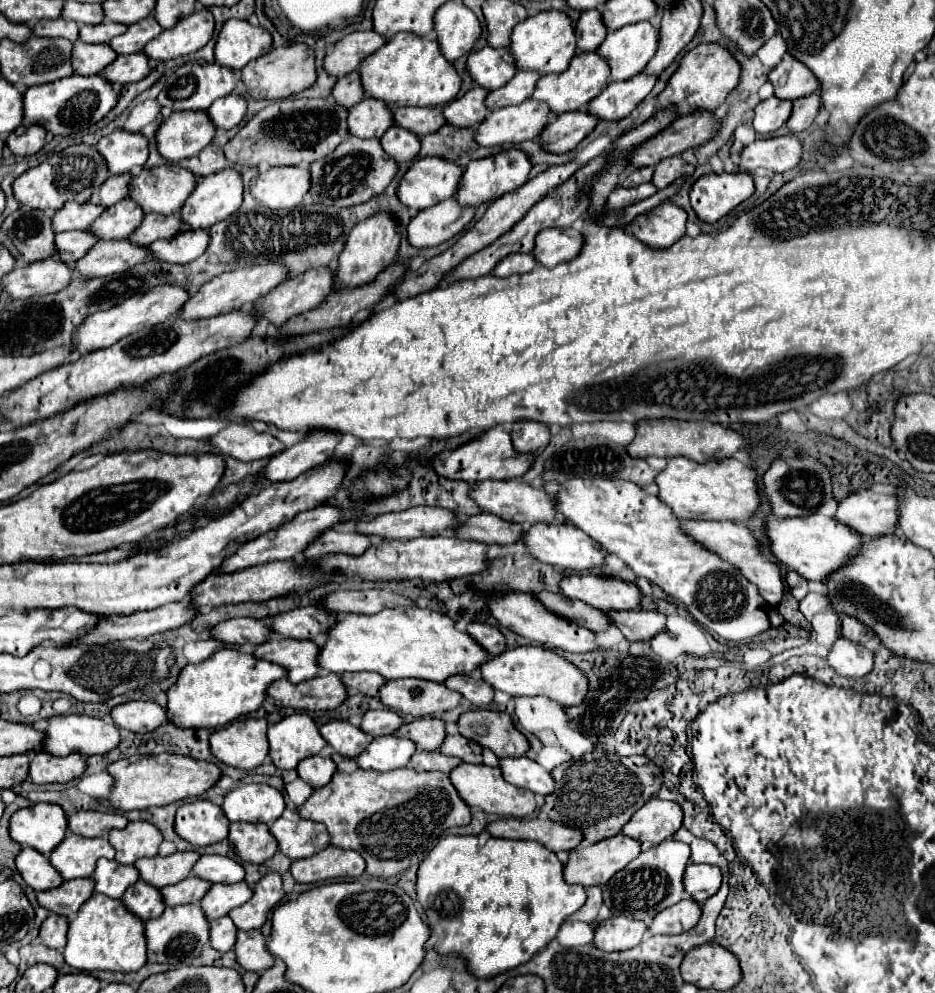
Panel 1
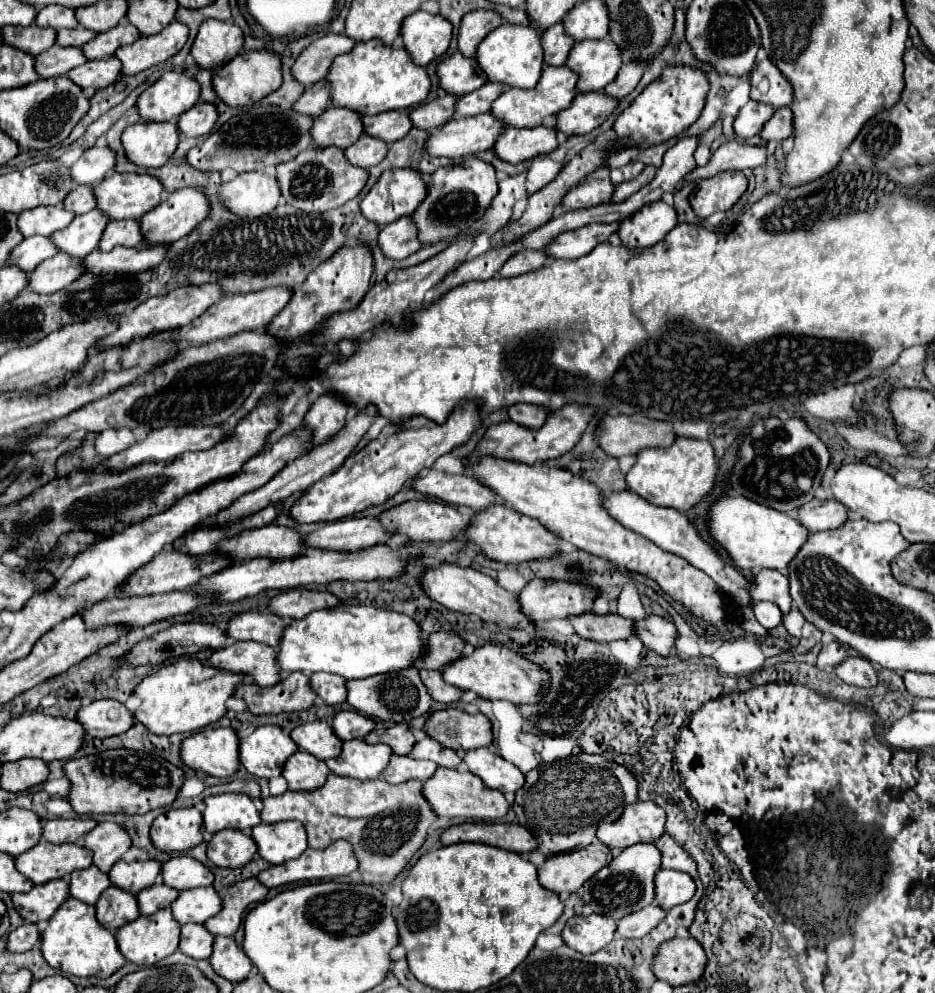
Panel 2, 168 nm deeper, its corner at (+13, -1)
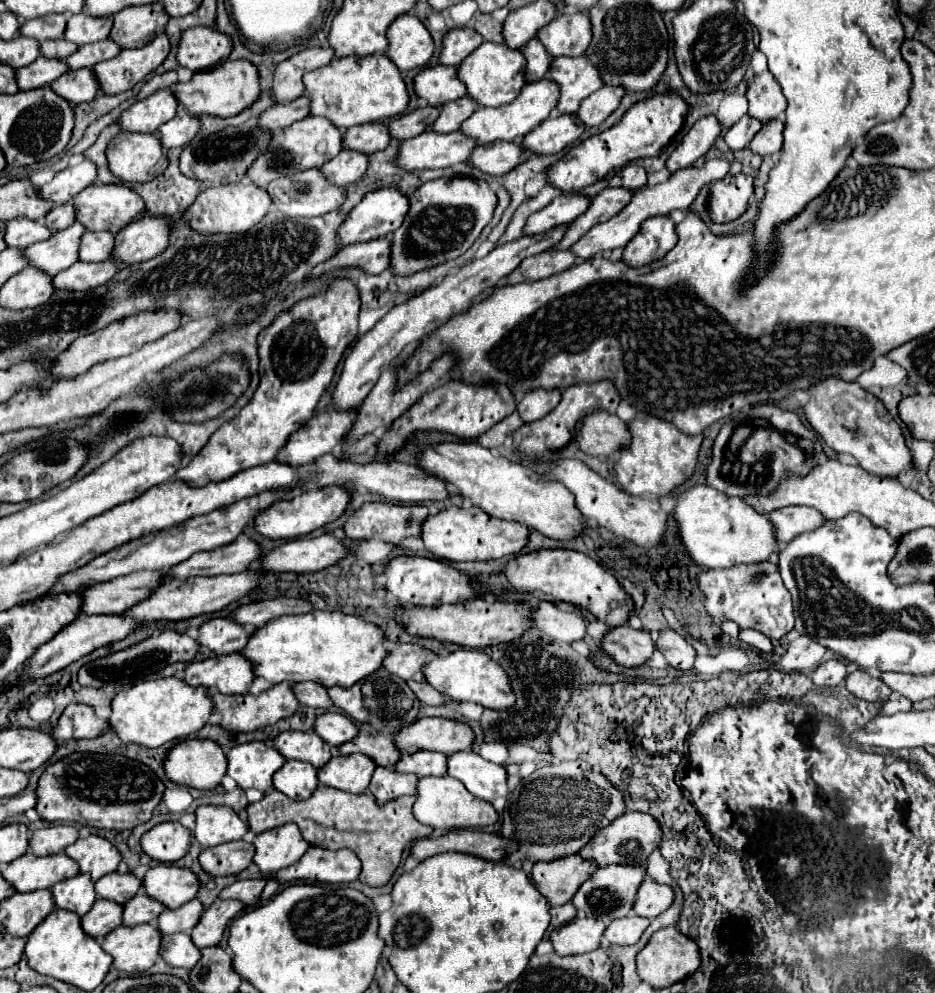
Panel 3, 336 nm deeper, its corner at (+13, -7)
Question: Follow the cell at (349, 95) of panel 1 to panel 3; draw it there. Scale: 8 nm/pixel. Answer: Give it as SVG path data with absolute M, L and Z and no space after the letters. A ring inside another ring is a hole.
M300 96L298 100L292 100L292 102L286 102L286 104L276 104L276 106L268 108L266 112L262 112L260 118L258 118L258 126L264 128L264 130L278 132L278 130L306 118L308 114L310 114L308 98Z

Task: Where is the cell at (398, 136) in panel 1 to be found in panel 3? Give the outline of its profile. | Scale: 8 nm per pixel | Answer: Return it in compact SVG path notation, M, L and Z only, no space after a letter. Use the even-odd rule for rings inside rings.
M342 150L338 156L328 160L326 164L322 164L320 172L330 184L346 188L348 184L354 184L356 180L360 180L360 176L364 176L366 168L368 168L368 156L364 156L360 152Z

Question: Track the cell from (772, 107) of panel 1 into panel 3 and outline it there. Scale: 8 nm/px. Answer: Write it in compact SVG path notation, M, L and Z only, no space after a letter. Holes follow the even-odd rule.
M742 116L726 134L724 140L728 144L730 150L744 150L750 140L754 138L754 134L762 128L762 124L750 116Z

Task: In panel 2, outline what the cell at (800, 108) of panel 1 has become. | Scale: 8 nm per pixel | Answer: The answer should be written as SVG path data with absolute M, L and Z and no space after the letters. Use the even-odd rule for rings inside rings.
M788 106L784 108L778 108L774 112L774 116L766 122L766 126L762 128L760 136L764 142L782 142L786 140L788 136L794 134L794 124L792 124L792 110Z

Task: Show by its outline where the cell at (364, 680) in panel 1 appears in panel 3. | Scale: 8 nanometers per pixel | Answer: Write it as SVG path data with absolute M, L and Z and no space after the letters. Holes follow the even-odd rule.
M316 682L294 684L292 692L302 706L312 706L312 708L330 708L332 706L332 700L330 700L326 688Z

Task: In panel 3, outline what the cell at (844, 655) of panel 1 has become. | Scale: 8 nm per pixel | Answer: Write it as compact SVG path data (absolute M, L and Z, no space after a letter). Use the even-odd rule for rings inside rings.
M856 670L846 676L846 688L850 694L854 694L860 700L866 702L888 702L892 690L880 680L864 670Z

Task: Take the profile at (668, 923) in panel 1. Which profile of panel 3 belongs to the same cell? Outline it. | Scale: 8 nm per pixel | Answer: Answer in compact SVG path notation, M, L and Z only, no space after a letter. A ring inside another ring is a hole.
M626 916L620 920L612 920L604 932L606 940L610 944L618 944L618 946L628 946L628 944L636 944L642 936L642 932L648 928L650 920L648 918L640 918L640 916Z

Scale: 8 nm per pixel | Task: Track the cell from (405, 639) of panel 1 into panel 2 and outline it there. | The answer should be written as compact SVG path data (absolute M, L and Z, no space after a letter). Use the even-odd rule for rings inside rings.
M340 604L336 608L312 612L302 620L292 620L292 624L284 630L280 642L278 664L284 676L288 672L302 672L306 676L312 676L314 672L330 672L330 674L340 674L346 680L364 679L372 674L386 674L388 670L412 668L420 658L424 658L424 650L426 650L426 640L422 638L422 628L410 616L374 606Z

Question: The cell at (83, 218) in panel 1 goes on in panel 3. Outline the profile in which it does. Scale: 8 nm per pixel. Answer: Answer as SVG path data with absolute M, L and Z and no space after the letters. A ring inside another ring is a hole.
M24 216L20 218L14 218L6 224L6 244L8 248L26 248L28 244L34 244L34 242L42 242L42 240L48 240L52 236L52 232L48 228L44 228L44 222L42 220L28 220Z

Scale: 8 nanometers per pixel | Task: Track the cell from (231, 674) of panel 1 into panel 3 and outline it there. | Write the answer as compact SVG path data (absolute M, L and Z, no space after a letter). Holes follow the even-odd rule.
M176 676L138 682L114 696L110 704L112 714L108 718L108 724L112 732L116 732L116 736L126 744L158 748L170 740L198 732L208 722L214 710L214 704L208 698L210 696L206 688L188 686Z

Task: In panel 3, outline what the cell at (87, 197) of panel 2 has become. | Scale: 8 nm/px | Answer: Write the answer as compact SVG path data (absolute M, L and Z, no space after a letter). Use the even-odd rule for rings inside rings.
M68 202L68 204L54 206L54 208L46 214L44 224L46 224L52 232L58 232L58 230L64 230L64 228L68 228L70 224L74 224L74 220L76 220L76 212L74 212L72 202Z

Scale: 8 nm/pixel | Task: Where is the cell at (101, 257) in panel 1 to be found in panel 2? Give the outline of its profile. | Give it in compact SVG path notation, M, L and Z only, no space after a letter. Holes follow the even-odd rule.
M60 252L54 258L44 260L30 274L30 288L38 294L52 294L66 288L84 274L86 270L82 258L68 258L68 254Z

